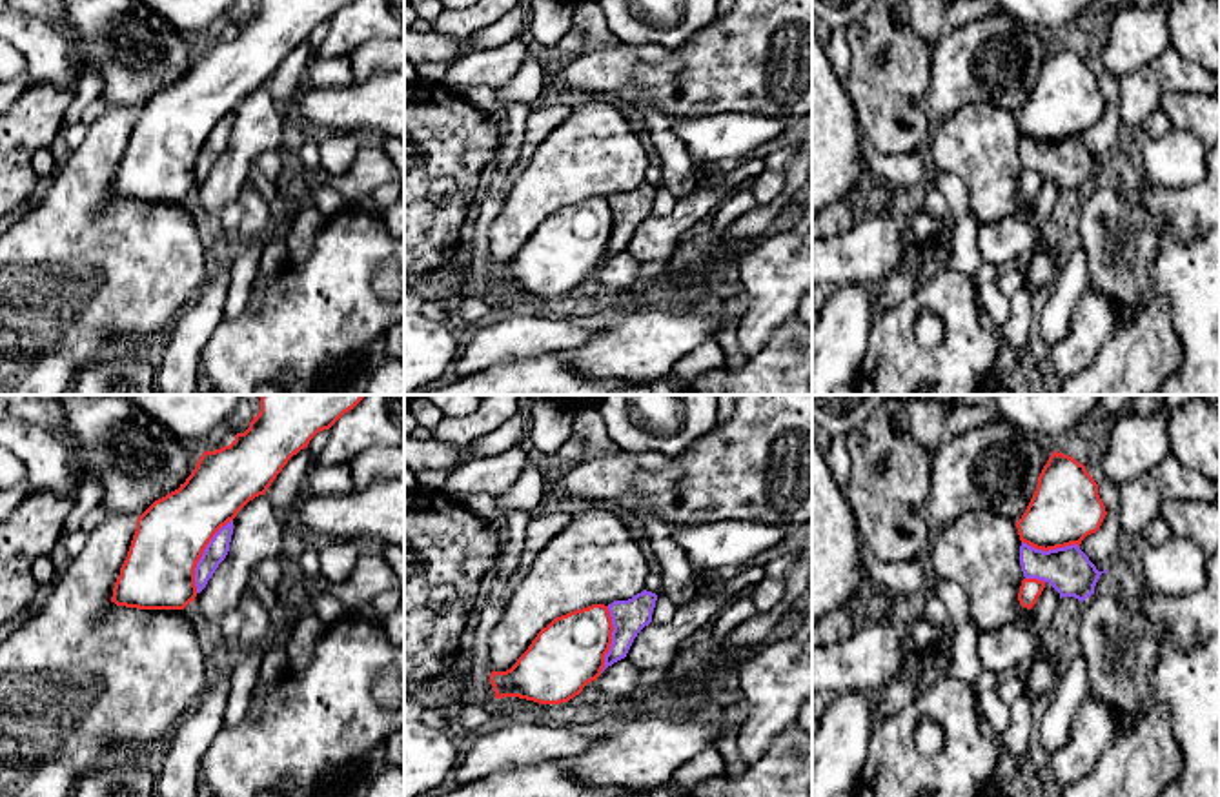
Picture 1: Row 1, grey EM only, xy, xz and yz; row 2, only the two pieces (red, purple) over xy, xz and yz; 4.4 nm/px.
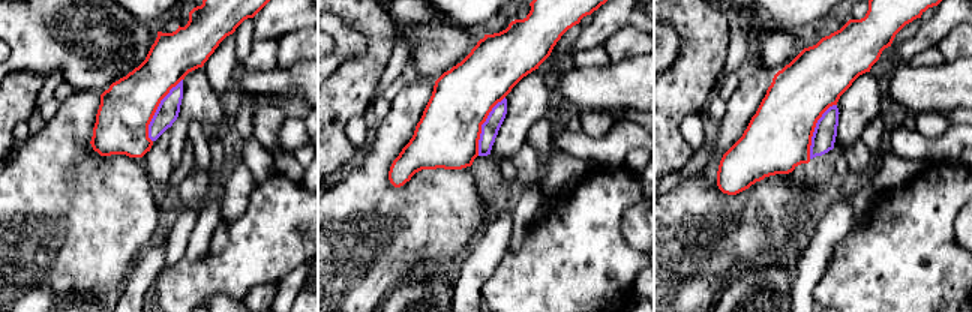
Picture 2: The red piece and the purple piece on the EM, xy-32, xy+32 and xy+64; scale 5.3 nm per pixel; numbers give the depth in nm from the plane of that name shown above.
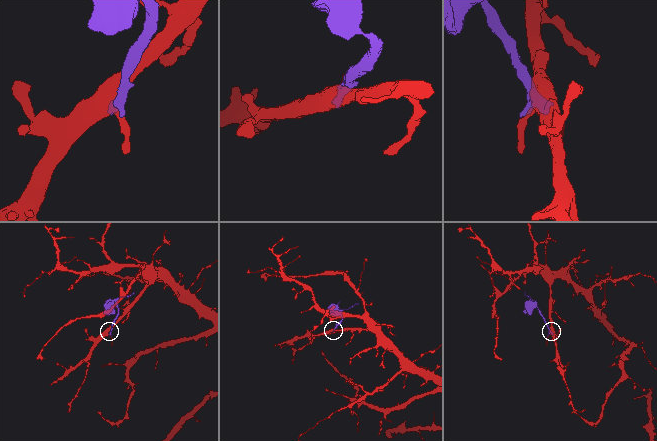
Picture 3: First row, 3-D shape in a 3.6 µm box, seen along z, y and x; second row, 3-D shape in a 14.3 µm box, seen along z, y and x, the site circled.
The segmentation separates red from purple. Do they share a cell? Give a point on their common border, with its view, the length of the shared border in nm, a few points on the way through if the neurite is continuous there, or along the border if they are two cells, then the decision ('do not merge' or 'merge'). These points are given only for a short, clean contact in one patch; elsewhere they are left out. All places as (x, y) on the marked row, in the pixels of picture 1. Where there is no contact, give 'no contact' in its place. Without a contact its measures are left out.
contact xy (201, 555); length 360 nm; do not merge

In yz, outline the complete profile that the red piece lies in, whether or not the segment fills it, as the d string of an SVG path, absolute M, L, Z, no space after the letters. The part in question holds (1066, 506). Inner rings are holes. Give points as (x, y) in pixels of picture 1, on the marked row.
M1052 451L1016 528L1022 542L1049 551L1080 546L1087 535L1100 530L1105 515L1098 484L1085 466Z

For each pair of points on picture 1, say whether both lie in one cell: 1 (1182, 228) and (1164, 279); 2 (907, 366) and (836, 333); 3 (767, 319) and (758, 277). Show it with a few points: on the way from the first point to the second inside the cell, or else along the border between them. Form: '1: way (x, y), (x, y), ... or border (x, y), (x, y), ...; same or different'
1: border (1200, 233), (1184, 241), (1164, 239), (1148, 273); different
2: border (878, 315), (856, 375); different
3: way (767, 308), (767, 288); same

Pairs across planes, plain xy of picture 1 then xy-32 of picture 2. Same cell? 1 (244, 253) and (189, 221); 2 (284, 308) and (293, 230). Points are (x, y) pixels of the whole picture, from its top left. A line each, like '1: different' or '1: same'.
1: same
2: same

